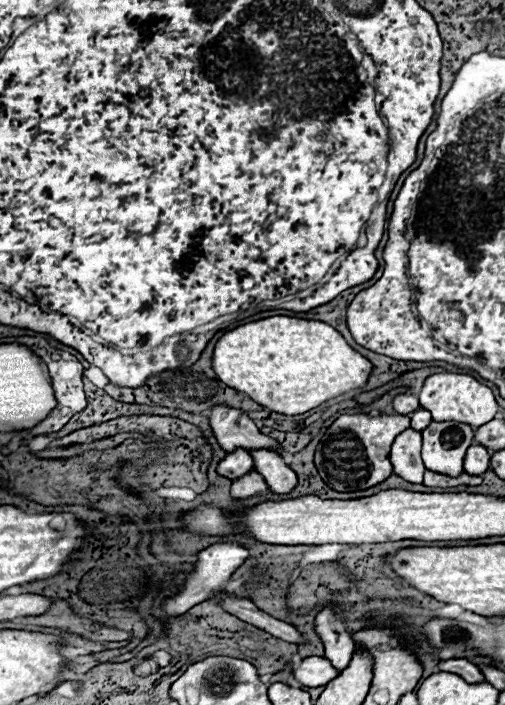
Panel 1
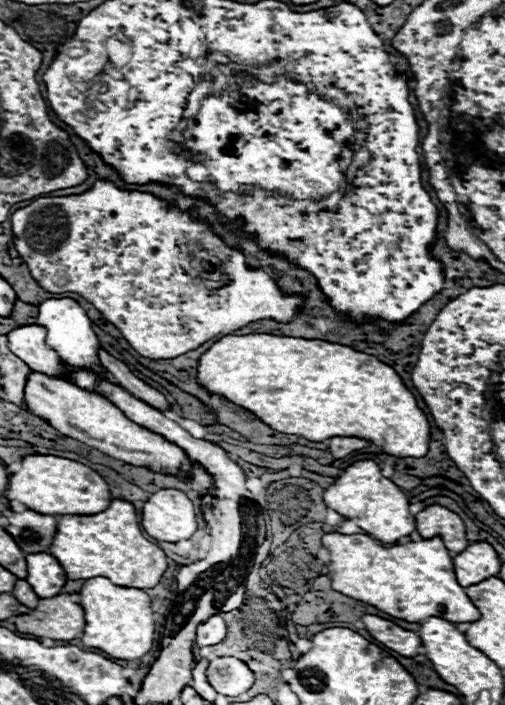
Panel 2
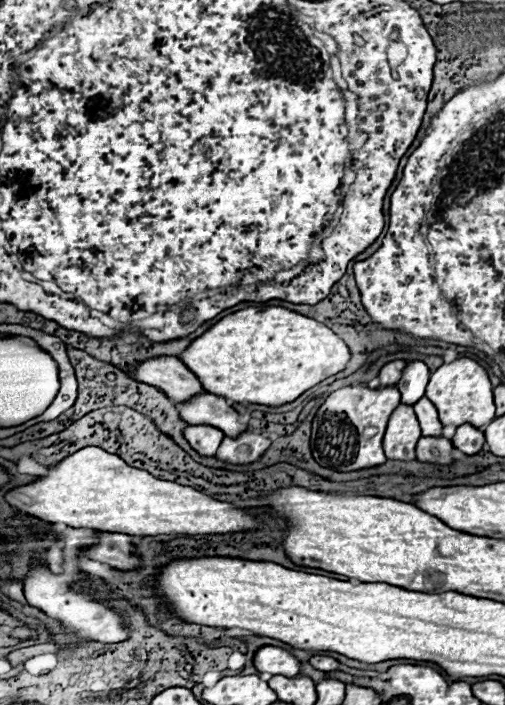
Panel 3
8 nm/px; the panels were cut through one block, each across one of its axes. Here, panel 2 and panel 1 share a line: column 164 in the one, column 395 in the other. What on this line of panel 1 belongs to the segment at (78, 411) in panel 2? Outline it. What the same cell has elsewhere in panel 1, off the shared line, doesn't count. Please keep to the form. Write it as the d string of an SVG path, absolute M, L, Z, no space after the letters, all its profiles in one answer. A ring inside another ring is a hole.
M412 428L396 436L390 452L390 460L394 466L394 474L412 484L422 484L424 464L421 458L422 435Z

